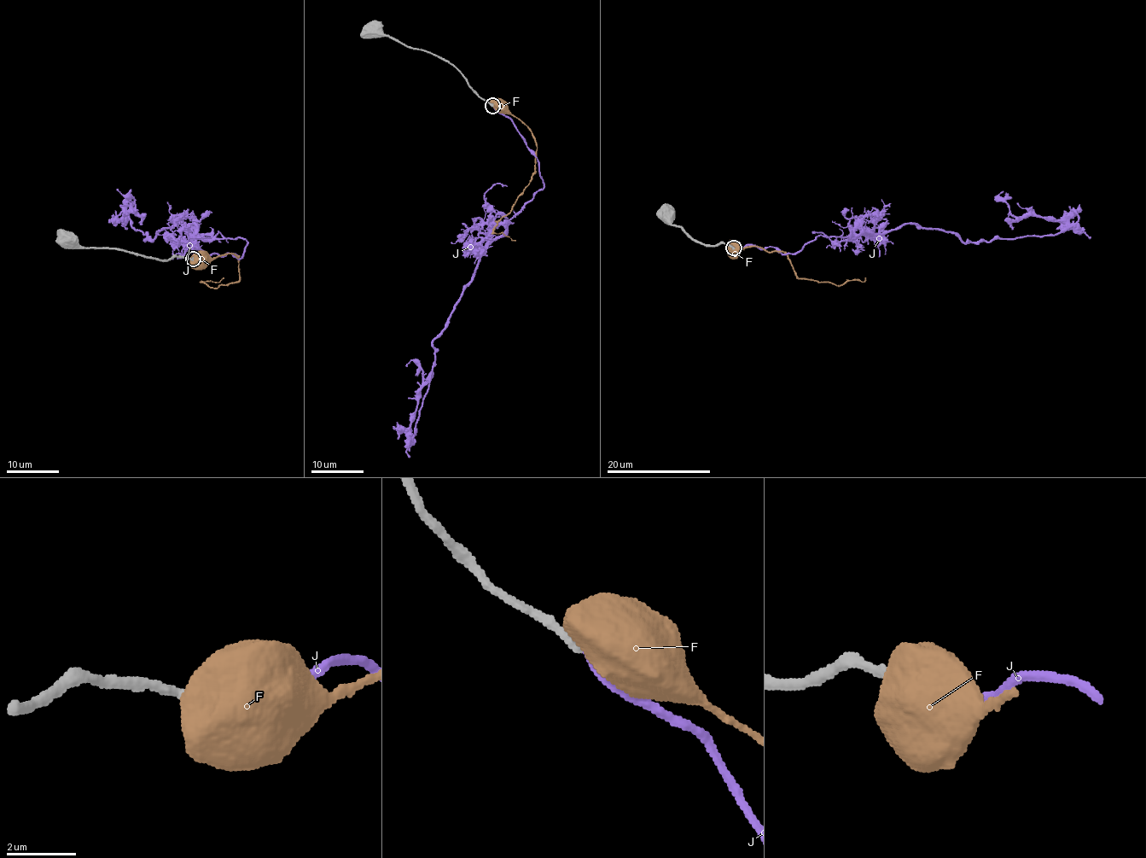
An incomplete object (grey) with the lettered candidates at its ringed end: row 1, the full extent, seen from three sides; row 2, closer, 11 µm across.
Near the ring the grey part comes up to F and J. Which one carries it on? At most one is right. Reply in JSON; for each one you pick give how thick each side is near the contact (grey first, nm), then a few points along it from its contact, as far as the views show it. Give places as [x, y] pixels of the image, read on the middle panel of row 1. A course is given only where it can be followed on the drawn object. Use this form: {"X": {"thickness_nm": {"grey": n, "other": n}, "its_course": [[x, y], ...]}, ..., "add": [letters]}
{"J": {"thickness_nm": {"grey": 320, "other": 200}, "its_course": [[491, 104], [537, 158], [543, 188], [485, 248], [433, 341], [413, 434], [422, 371], [412, 360], [406, 366]]}, "add": ["J"]}

